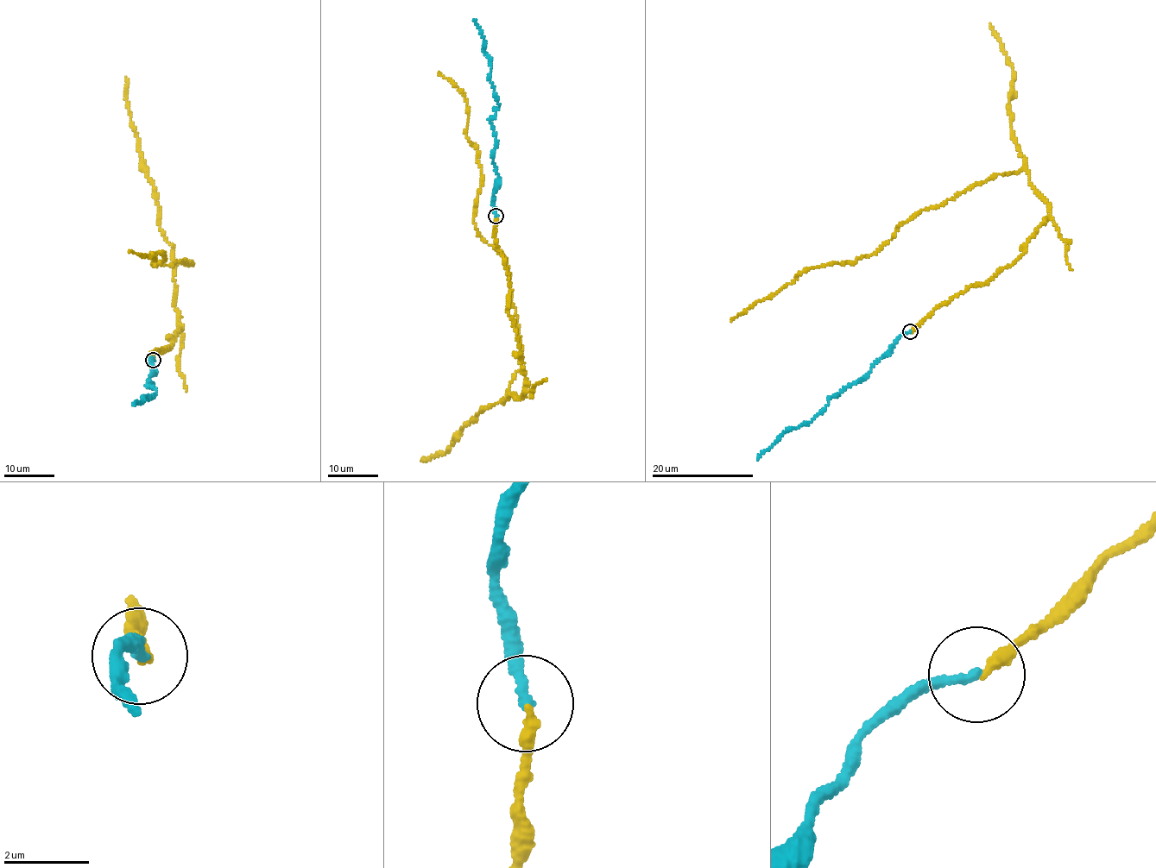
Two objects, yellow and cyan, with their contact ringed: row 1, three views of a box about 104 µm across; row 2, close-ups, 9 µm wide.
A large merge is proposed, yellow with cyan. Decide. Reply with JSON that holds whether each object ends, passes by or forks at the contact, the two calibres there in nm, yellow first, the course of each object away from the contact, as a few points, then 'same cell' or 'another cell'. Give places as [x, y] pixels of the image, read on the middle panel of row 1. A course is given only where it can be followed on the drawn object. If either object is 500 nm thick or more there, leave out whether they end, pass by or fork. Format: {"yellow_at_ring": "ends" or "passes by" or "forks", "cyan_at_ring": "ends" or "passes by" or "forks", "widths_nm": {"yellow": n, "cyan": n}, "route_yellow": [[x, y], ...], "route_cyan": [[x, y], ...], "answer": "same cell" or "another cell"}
{"yellow_at_ring": "ends", "cyan_at_ring": "ends", "widths_nm": {"yellow": 280, "cyan": 240}, "route_yellow": [[496, 216], [521, 399], [508, 398], [522, 346], [509, 269], [476, 228], [482, 172], [465, 97], [438, 73]], "route_cyan": [[496, 216], [492, 201], [498, 179], [489, 122], [499, 103], [489, 79], [485, 43], [474, 19]], "answer": "same cell"}

